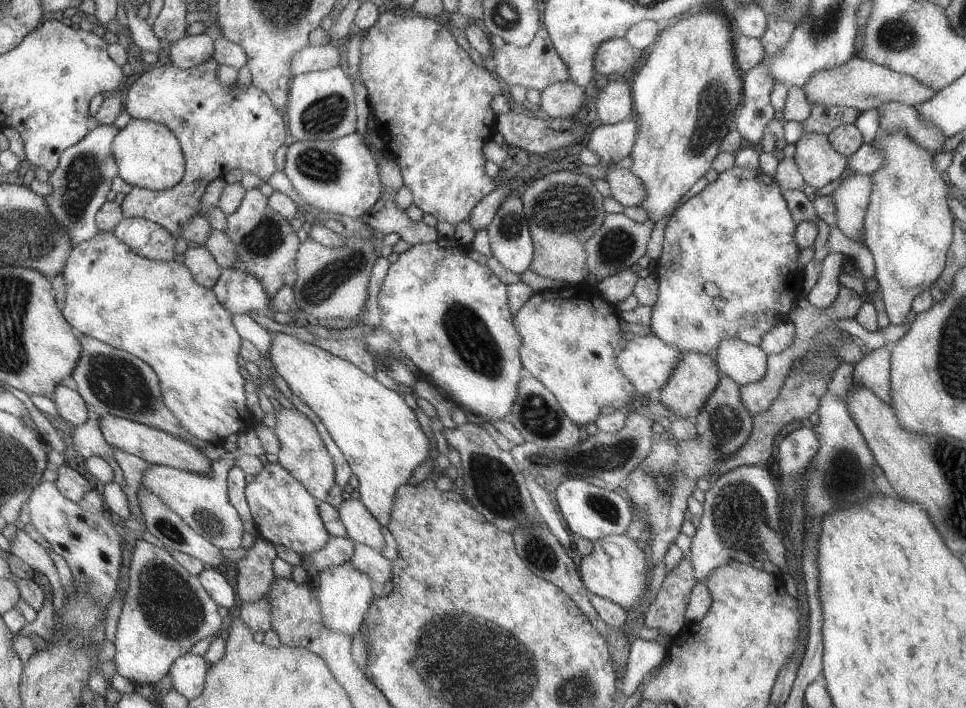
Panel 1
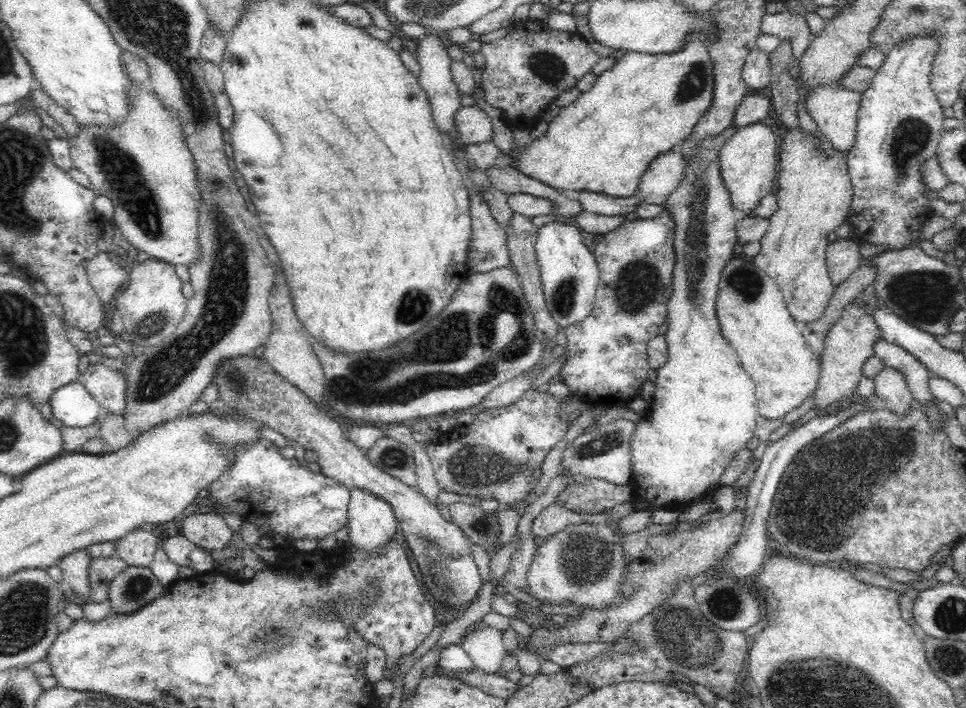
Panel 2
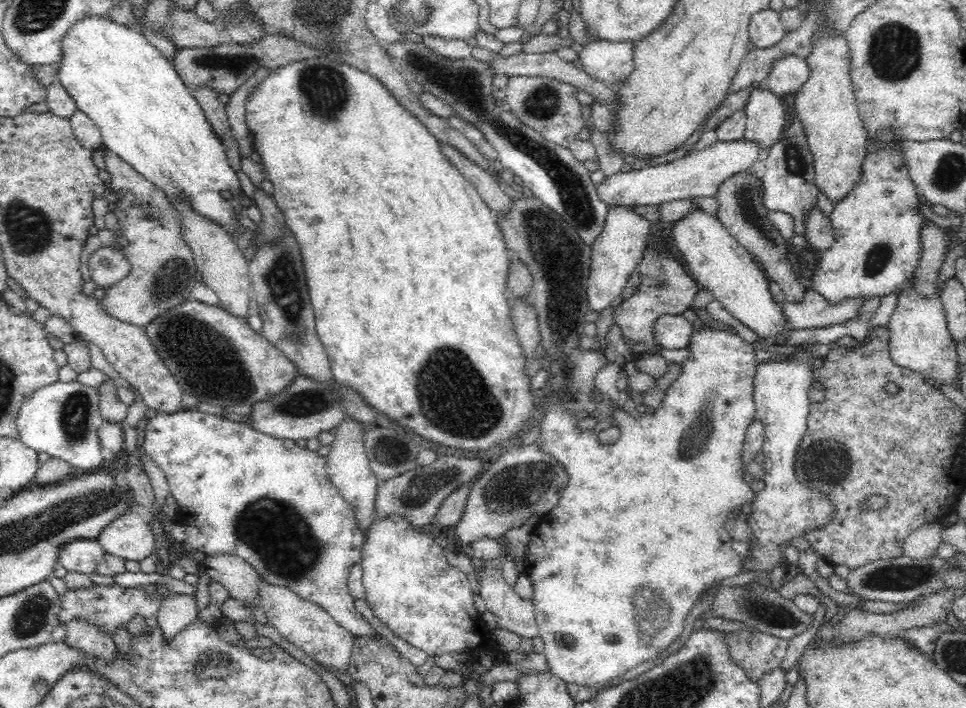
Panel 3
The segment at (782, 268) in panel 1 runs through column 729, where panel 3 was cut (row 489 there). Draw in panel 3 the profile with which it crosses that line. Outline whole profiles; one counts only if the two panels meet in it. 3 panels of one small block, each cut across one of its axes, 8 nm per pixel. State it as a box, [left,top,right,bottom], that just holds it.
[143,410,383,641]

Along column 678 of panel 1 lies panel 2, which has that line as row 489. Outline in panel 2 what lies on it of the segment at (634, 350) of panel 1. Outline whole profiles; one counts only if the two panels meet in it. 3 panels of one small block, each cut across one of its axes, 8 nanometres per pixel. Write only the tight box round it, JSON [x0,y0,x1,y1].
[347,487,399,554]

